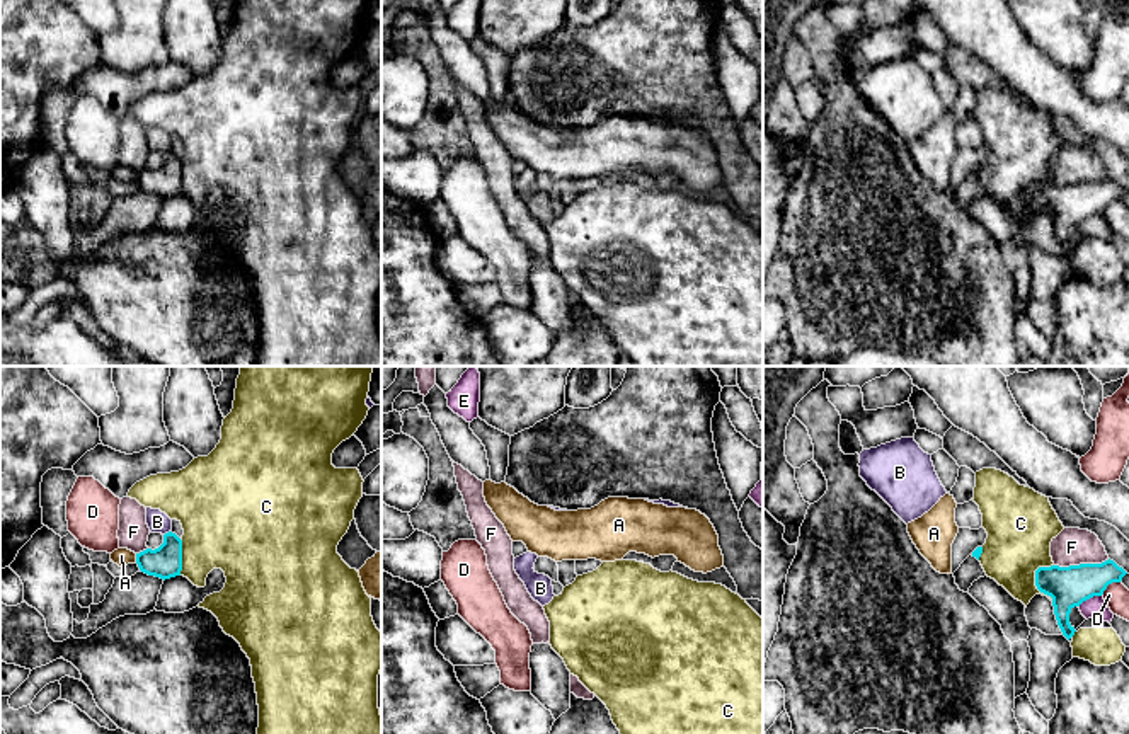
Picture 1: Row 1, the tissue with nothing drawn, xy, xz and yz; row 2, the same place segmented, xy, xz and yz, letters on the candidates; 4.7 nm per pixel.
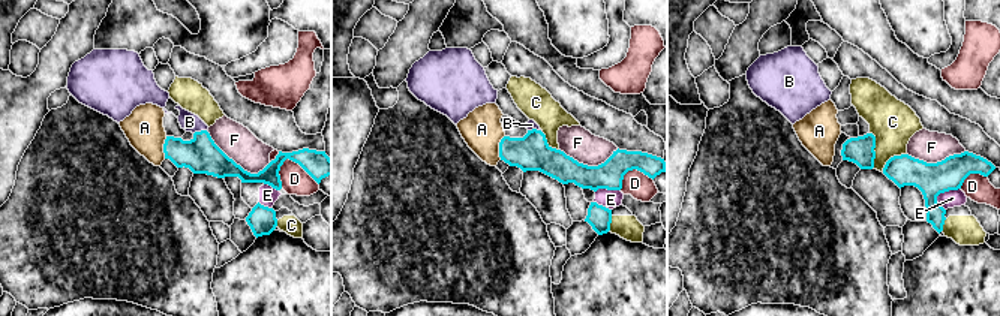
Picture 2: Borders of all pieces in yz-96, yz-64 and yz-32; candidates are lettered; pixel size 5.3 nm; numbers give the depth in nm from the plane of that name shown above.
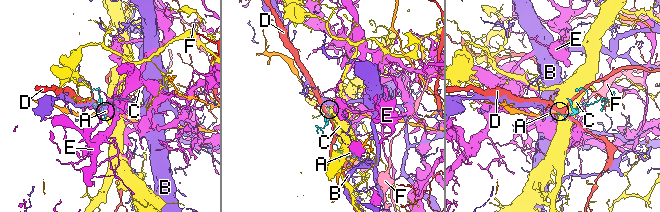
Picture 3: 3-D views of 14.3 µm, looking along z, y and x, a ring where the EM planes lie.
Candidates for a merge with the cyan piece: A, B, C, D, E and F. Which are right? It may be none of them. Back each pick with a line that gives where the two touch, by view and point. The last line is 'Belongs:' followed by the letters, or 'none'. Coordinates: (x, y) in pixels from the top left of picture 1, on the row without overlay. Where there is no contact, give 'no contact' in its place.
B: contact xy (169, 150)
Belongs: B

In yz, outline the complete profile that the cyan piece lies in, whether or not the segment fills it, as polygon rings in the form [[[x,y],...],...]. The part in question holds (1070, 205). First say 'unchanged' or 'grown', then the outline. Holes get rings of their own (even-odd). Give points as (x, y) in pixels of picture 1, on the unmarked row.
unchanged; [[[1110,177],[1102,182],[1051,184],[1035,189],[1035,204],[1052,216],[1057,244],[1069,259],[1076,250],[1069,242],[1071,228],[1093,215],[1102,215],[1109,203],[1120,201],[1126,192]]]

